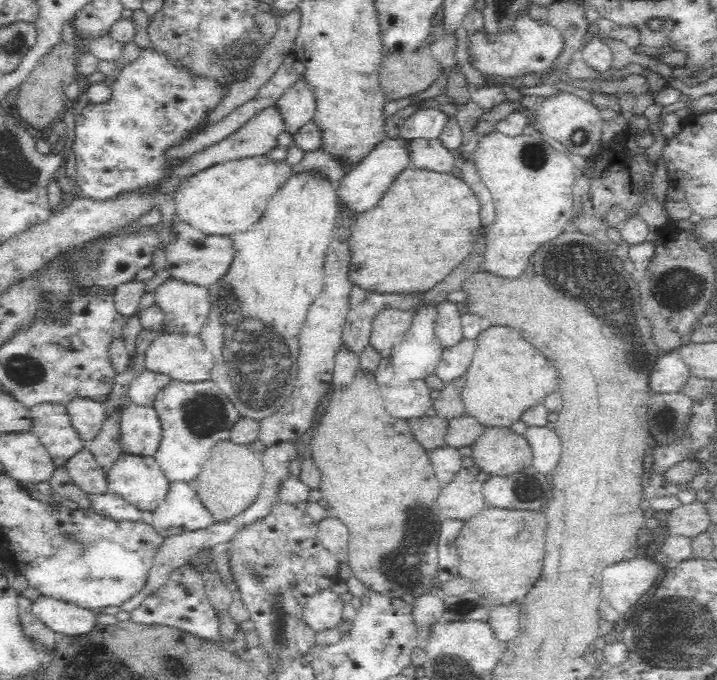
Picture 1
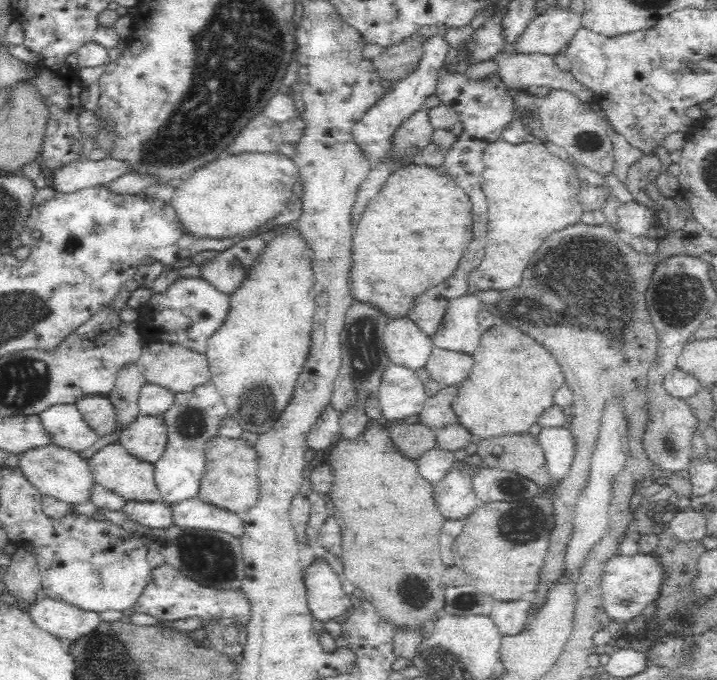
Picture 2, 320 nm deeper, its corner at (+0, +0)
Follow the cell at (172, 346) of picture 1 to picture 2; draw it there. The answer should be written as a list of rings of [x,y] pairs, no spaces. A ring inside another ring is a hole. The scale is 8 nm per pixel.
[[[151,340],[141,346],[141,355],[136,363],[147,383],[163,386],[175,393],[190,393],[195,386],[211,383],[210,365],[205,353],[190,350],[180,343]]]

